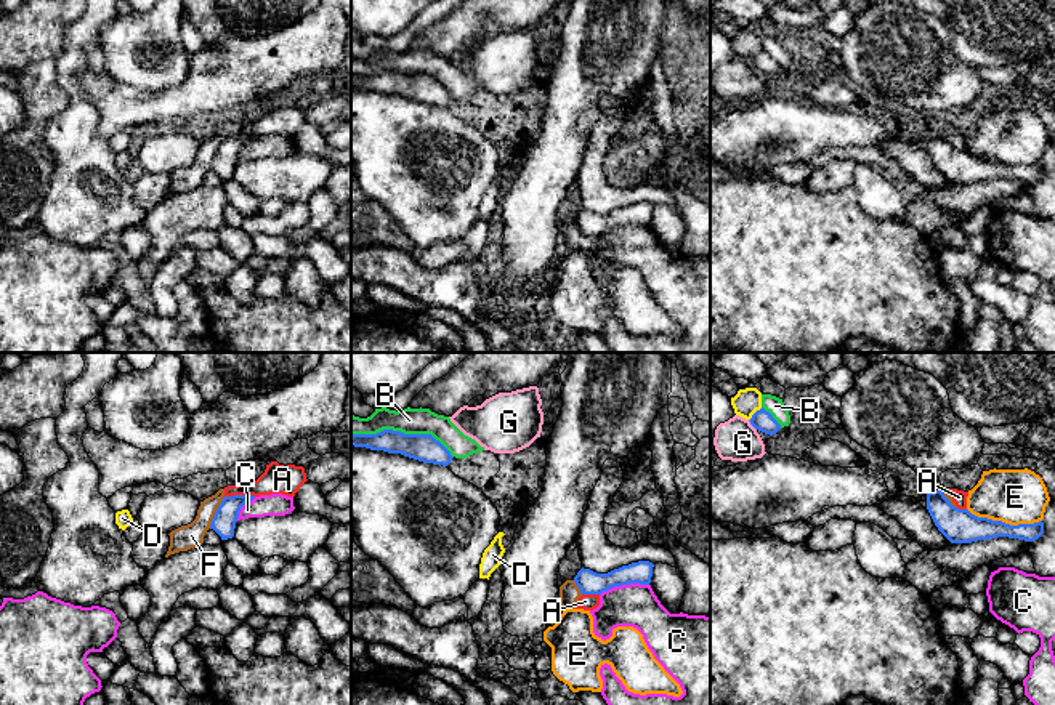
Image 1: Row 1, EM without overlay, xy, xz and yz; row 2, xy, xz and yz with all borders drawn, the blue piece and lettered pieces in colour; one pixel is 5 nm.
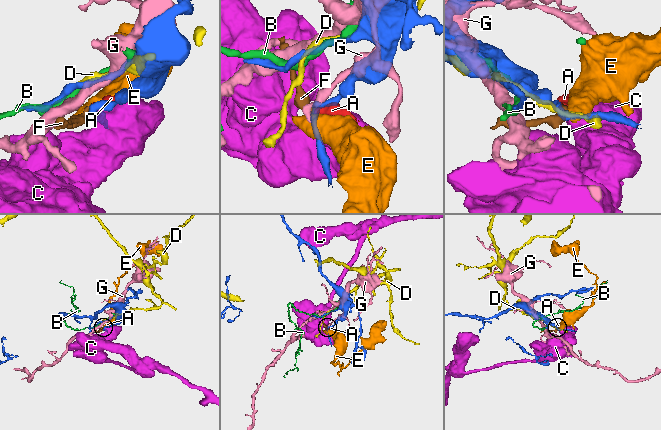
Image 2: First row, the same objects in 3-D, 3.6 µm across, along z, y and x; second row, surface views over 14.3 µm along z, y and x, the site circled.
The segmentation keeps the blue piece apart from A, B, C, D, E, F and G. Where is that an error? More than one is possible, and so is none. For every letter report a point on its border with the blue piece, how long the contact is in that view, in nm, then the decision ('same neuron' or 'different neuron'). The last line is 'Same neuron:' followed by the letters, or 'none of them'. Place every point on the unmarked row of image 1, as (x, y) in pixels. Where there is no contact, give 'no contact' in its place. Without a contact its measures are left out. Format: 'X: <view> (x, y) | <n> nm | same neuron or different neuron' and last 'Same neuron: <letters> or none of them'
A: xy (238, 136) | 160 nm | different neuron
B: xz (403, 74) | 500 nm | different neuron
C: xz (624, 225) | 260 nm | different neuron
D: yz (754, 55) | 100 nm | different neuron
E: yz (1004, 164) | 380 nm | different neuron
F: xy (215, 154) | 170 nm | different neuron
G: yz (751, 64) | 70 nm | different neuron
Same neuron: none of them

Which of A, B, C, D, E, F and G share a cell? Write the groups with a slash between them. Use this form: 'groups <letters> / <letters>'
groups A F / B / C / D / E / G

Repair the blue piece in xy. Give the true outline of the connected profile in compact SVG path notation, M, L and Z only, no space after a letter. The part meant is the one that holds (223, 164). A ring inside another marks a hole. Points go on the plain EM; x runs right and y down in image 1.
M253 136L224 138L212 160L210 170L213 170L221 181L232 179L241 149L253 139Z

